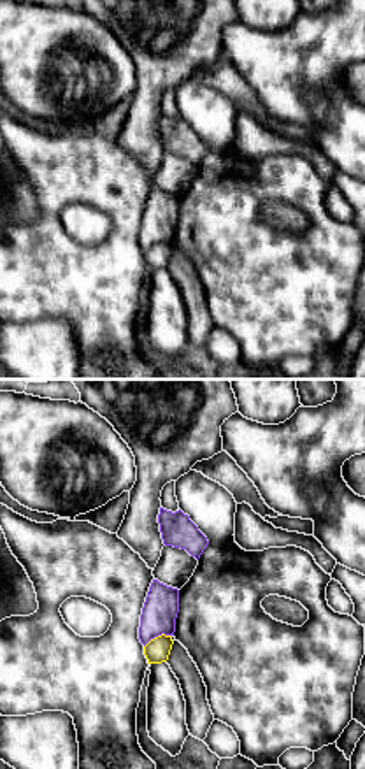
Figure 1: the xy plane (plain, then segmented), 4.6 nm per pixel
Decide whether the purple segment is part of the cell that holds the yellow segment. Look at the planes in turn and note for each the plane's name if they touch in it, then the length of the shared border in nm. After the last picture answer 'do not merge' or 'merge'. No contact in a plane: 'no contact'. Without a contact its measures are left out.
xy | 130 nm

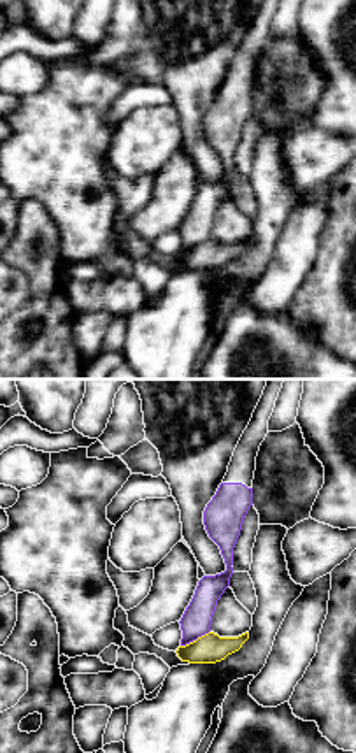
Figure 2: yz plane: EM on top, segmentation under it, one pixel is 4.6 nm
yz | 150 nm

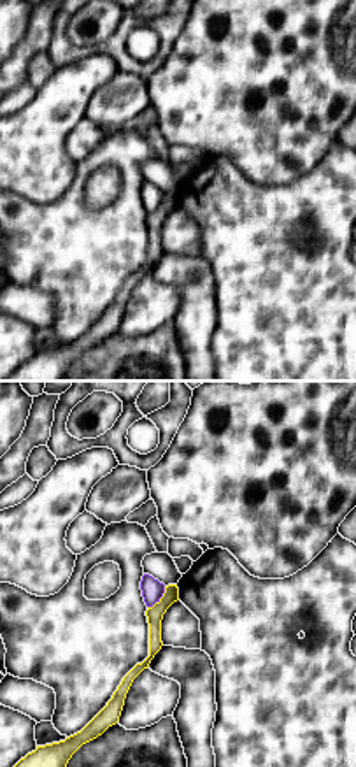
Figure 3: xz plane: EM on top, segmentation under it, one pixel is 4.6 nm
xz | 130 nm

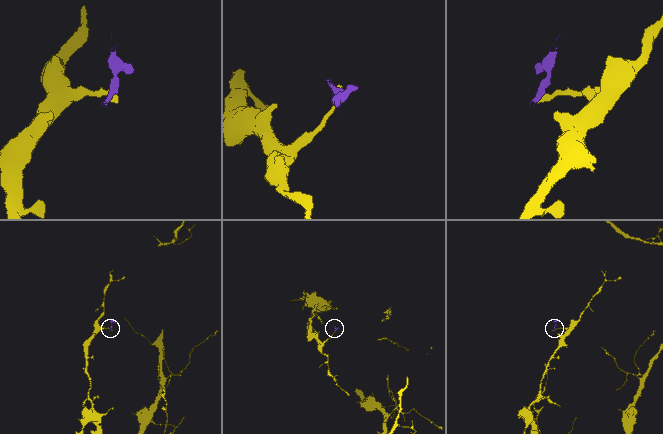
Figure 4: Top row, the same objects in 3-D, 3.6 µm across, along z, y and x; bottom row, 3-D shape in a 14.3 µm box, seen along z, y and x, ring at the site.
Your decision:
do not merge

